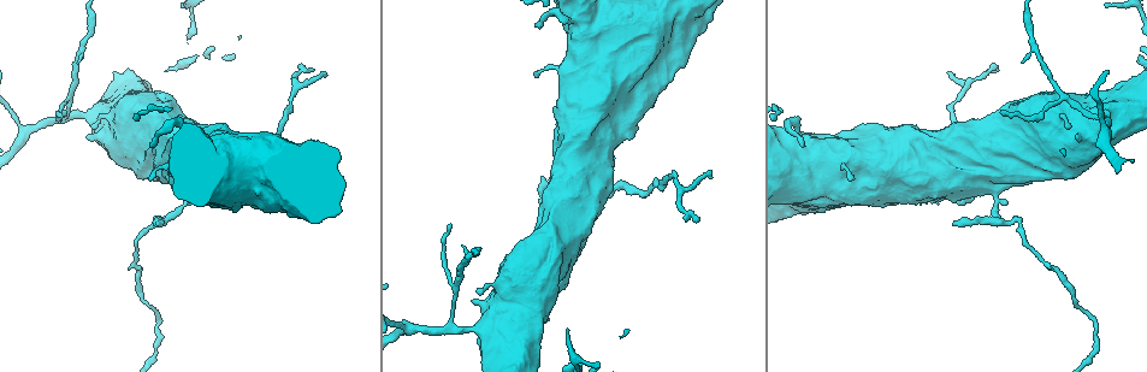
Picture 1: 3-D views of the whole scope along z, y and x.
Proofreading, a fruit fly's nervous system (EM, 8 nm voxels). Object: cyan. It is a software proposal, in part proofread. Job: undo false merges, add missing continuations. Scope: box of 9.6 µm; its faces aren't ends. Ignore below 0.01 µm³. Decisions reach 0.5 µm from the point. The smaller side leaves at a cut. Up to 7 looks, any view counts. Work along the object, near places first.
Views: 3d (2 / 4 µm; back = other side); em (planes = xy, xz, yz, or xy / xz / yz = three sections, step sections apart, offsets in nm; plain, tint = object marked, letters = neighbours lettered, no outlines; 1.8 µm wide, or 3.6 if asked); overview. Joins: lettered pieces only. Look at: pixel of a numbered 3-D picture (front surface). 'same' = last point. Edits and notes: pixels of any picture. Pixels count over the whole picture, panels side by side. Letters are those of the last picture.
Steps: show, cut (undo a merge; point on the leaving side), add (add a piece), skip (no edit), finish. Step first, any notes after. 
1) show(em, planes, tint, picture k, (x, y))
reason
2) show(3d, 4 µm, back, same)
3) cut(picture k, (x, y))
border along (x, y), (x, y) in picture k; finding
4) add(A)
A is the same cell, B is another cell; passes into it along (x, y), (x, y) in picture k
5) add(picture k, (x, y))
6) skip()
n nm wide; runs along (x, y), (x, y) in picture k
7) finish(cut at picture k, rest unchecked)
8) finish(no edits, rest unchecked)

show(3d, 2 µm, picture 1, (310, 70))

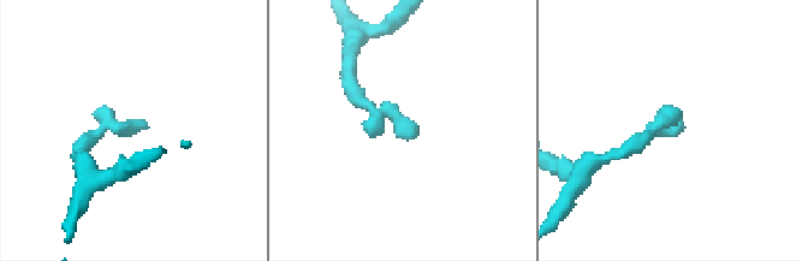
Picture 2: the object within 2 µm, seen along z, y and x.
show(em, planes, letters, picture 2, (678, 122))
shape alone is not enough

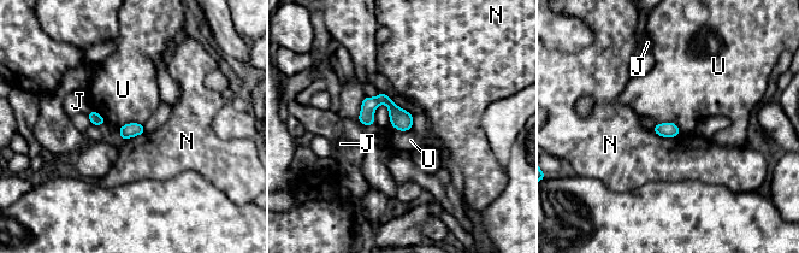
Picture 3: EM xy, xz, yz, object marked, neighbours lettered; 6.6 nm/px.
skip()
J, N and U are other cells; border along (656, 123), (673, 122), (681, 131) in picture 3; no lettered piece goes on from it

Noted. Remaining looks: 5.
show(em, 3.6 µm, planes, tint, picture 1, (167, 222))
arms part here

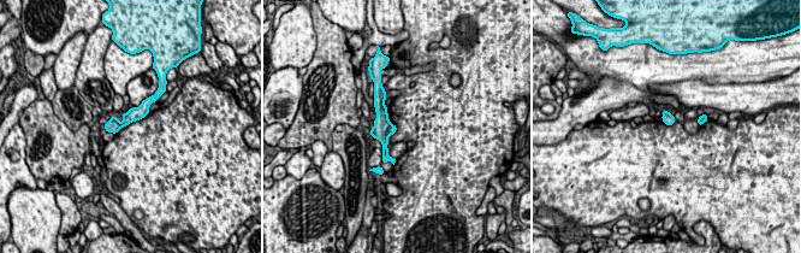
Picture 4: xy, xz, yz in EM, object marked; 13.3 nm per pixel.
show(em, 3.6 µm, planes, letters, same)
see the neighbours

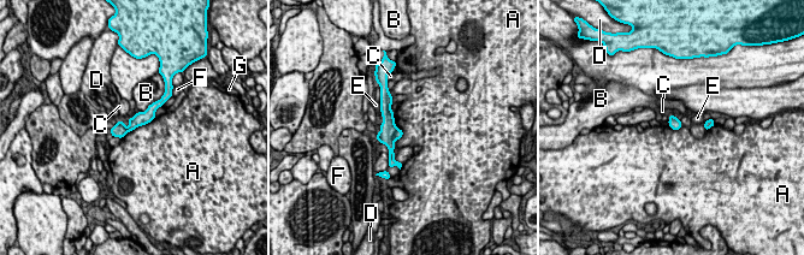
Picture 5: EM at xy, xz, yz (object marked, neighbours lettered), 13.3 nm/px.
cut(picture 5, (388, 128))
A, B, C, D, E, F and G are other cells; two neurons meet here

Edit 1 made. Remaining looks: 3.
show(overview)

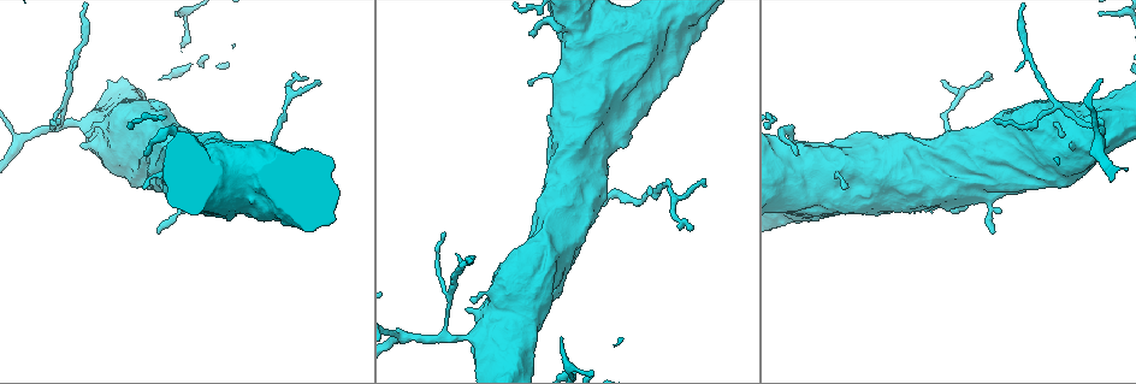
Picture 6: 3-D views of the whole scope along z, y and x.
show(em, planes, letters, picture 6, (791, 131))
calibre changes

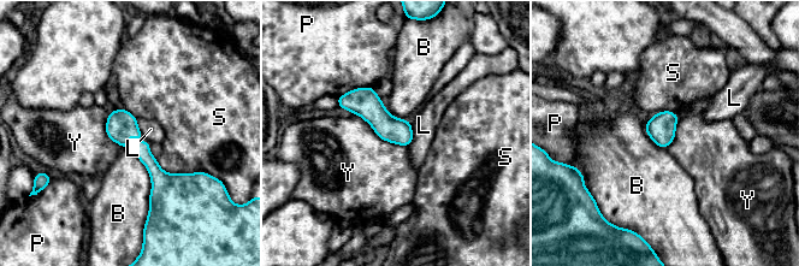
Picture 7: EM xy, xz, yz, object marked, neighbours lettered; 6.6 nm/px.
skip()
B, L, P, S and Y are other cells; runs along (117, 112), (157, 173), (152, 202) in picture 7; continuous, no second neuron

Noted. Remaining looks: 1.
finish(cut at picture 5, rest unchecked)

